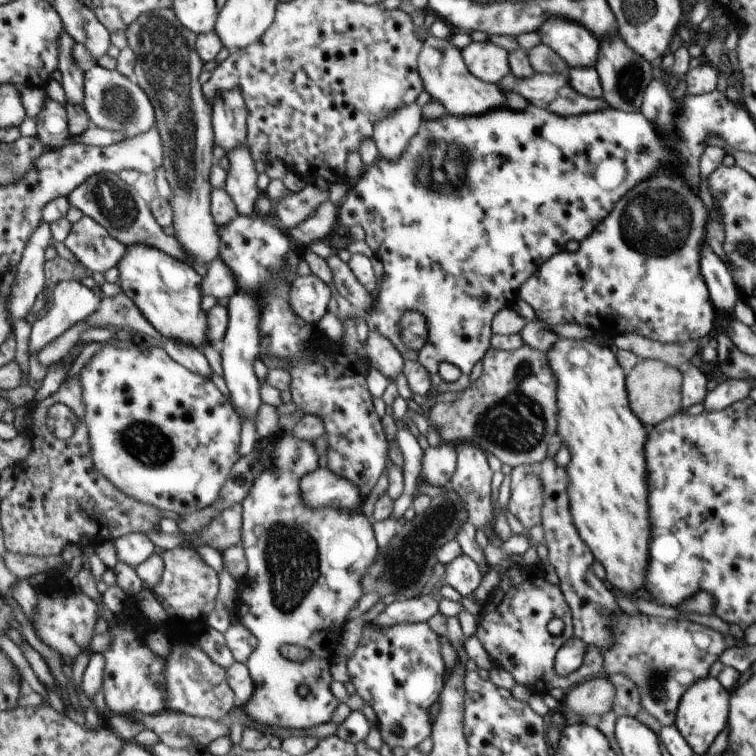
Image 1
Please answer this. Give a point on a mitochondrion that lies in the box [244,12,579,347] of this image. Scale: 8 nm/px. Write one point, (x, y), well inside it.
(438, 160)

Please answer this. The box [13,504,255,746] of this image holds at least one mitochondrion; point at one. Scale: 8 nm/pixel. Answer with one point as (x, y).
(132, 720)

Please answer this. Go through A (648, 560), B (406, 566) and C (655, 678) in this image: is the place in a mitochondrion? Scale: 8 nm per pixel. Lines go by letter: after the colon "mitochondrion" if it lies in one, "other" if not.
A: other
B: mitochondrion
C: mitochondrion

